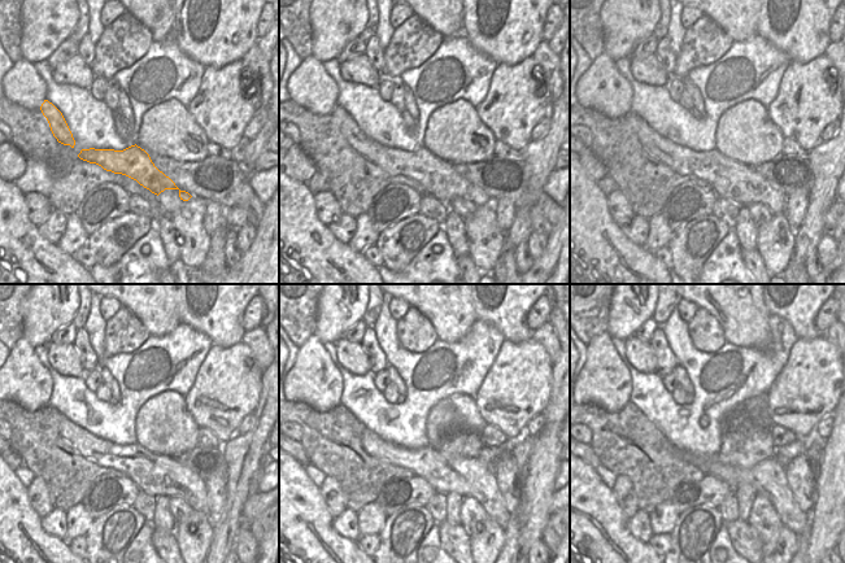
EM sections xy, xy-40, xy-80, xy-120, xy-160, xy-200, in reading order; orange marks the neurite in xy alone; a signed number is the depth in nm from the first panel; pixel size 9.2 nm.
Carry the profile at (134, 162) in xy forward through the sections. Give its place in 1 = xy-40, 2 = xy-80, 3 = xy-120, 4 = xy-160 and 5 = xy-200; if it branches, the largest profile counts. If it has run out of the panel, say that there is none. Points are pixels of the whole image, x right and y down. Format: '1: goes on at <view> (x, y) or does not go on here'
1: goes on at xy-40 (438, 178)
2: goes on at xy-80 (741, 184)
3: goes on at xy-120 (156, 475)
4: goes on at xy-160 (470, 478)
5: goes on at xy-200 (767, 478)

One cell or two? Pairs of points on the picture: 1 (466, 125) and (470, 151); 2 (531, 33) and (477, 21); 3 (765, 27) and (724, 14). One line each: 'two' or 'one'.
1: one
2: one
3: two

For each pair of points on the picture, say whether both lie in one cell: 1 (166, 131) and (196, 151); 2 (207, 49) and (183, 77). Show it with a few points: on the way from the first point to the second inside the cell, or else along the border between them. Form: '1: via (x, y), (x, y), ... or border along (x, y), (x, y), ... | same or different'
1: via (174, 132), (188, 143) | same
2: border along (175, 39), (179, 48), (204, 68) | different

